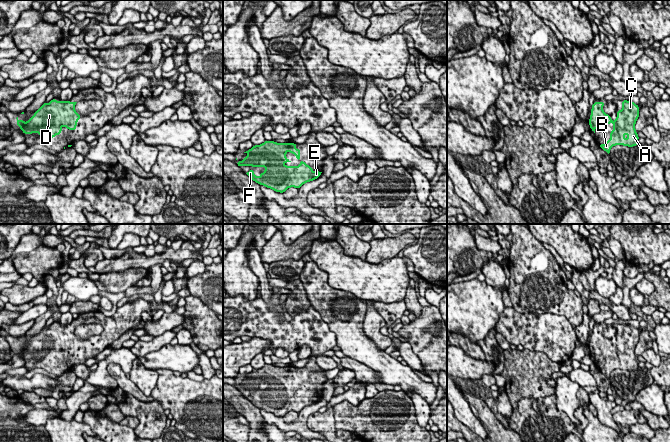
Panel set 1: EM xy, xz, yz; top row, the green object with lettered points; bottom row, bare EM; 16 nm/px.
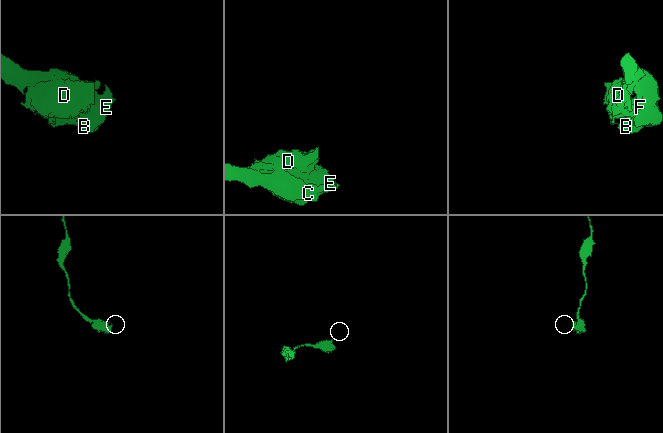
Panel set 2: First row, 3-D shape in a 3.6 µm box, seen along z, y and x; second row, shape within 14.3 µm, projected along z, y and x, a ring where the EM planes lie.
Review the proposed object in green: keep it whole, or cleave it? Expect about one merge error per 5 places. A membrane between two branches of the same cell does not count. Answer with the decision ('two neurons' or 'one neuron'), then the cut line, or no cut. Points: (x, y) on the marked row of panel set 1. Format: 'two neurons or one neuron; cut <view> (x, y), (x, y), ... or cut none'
one neuron; cut none

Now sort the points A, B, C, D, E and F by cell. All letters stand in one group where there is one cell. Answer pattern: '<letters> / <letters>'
A B C D E F

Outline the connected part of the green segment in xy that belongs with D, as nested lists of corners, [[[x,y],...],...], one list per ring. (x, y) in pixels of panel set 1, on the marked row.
[[[55,98],[50,103],[44,103],[26,123],[19,120],[16,124],[24,134],[40,133],[45,139],[54,138],[62,132],[64,125],[68,130],[76,130],[77,121],[81,118],[75,111],[77,102],[57,101]]]

